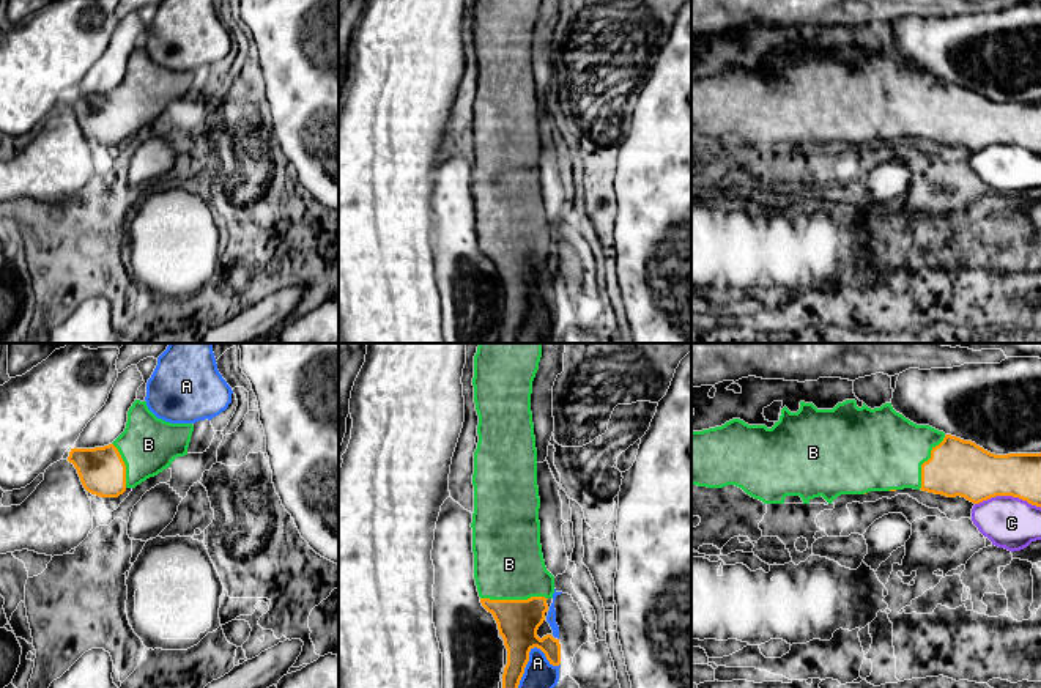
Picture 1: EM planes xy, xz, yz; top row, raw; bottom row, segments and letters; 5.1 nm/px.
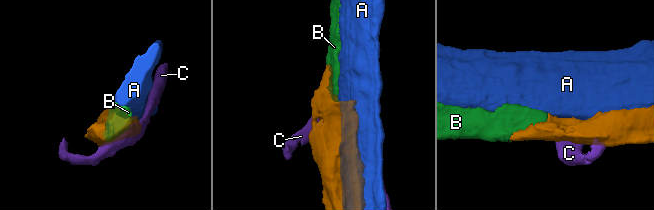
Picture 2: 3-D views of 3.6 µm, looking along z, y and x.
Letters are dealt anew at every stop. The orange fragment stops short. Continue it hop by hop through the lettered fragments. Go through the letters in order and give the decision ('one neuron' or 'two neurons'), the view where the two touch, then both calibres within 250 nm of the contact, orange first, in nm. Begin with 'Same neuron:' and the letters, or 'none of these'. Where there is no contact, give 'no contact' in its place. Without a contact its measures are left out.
Same neuron: B
A: two neurons | xz | 220/170 nm
B: one neuron | xz | 220/360 nm
C: two neurons | yz | 280/260 nm

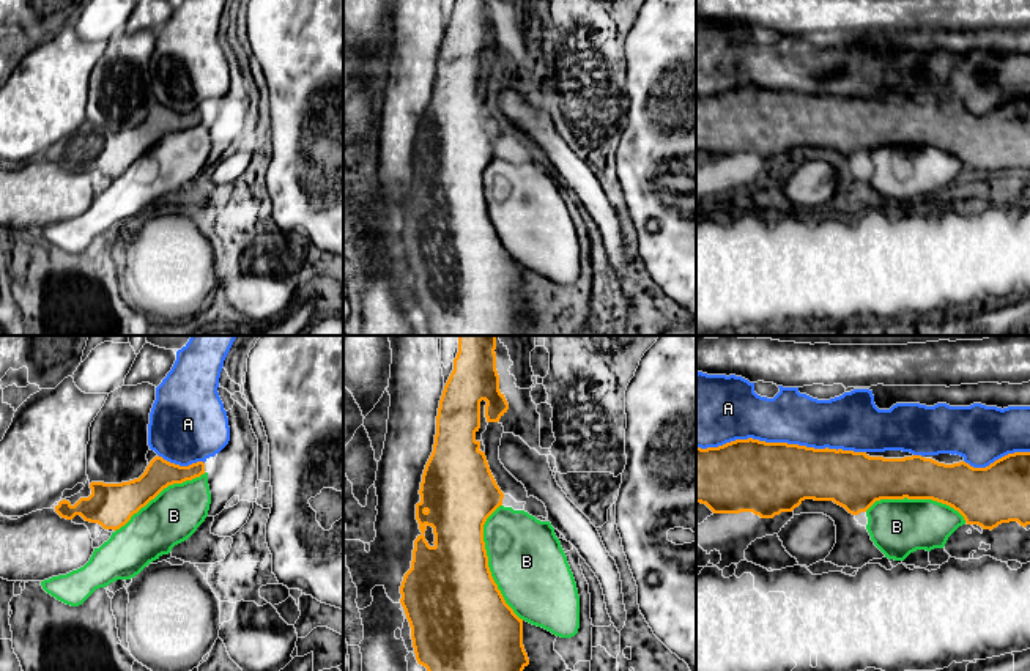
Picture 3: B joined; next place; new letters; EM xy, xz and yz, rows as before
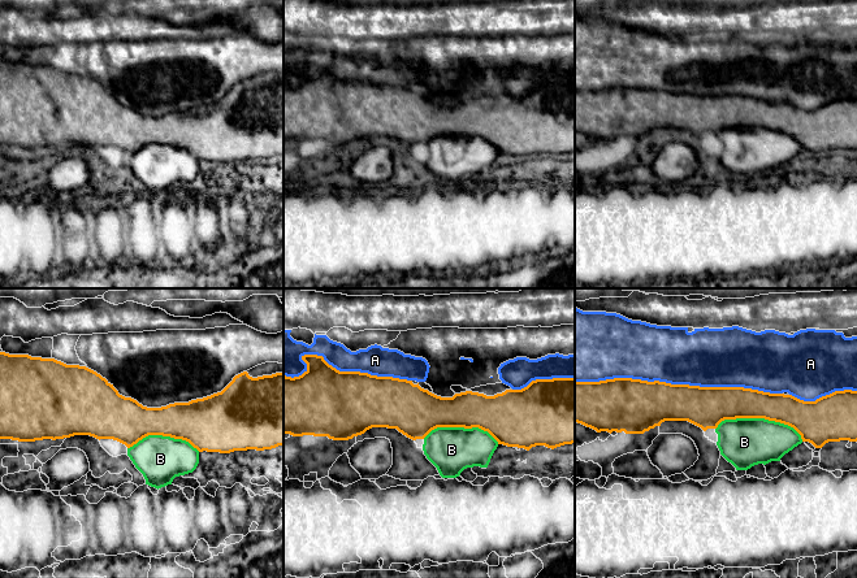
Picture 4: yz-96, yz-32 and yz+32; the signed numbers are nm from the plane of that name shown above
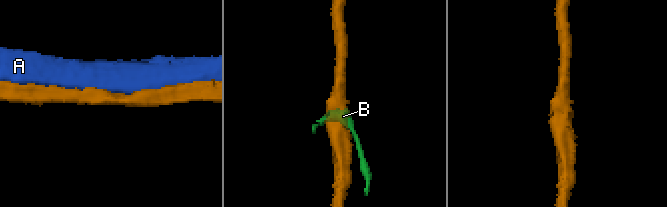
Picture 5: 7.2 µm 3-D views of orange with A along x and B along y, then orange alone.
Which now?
Same neuron: none of these
A: two neurons | yz | 360/260 nm
B: two neurons | xz | 480/380 nm

